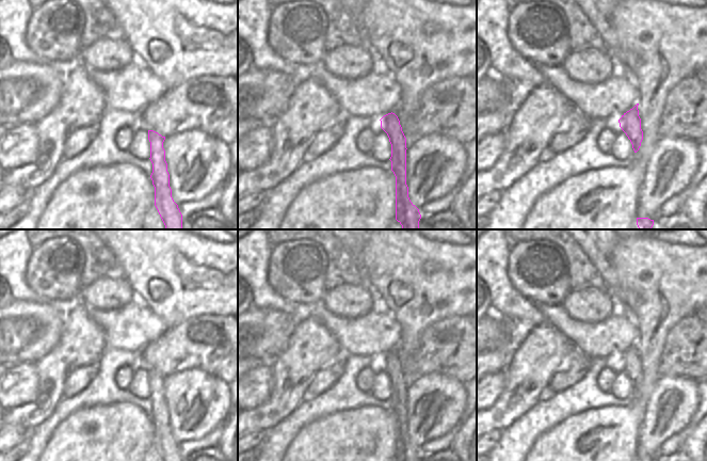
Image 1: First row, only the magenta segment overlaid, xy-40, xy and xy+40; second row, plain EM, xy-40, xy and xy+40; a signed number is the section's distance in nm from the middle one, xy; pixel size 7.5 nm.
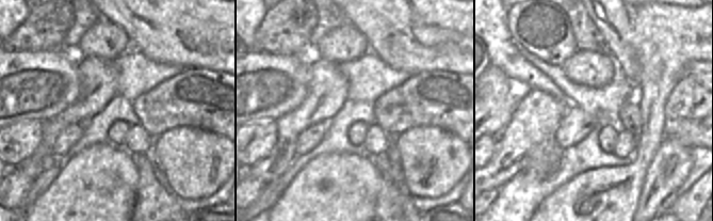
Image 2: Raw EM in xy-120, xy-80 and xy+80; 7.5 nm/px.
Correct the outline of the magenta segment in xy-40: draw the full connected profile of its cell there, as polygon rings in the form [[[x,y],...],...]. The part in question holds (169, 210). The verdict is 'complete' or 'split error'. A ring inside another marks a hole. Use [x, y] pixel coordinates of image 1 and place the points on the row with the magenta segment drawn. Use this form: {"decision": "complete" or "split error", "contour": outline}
{"decision": "complete", "contour": [[[148,130],[148,140],[150,142],[149,159],[152,163],[150,178],[155,187],[155,206],[165,225],[165,229],[182,229],[182,214],[172,197],[170,187],[170,174],[163,148],[165,137],[154,130]]]}

